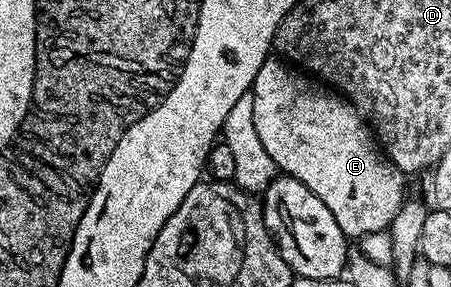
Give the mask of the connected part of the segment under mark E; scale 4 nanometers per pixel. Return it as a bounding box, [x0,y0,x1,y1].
[250,58,408,238]

